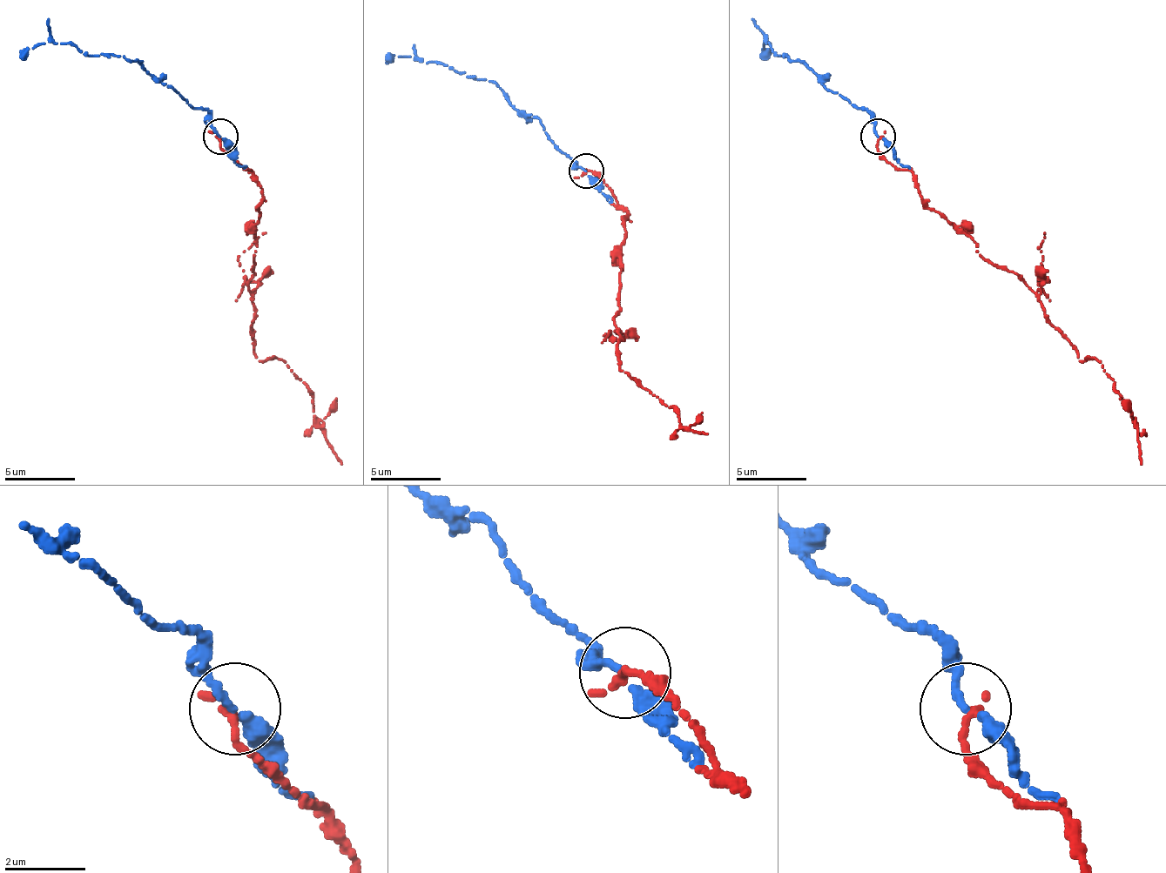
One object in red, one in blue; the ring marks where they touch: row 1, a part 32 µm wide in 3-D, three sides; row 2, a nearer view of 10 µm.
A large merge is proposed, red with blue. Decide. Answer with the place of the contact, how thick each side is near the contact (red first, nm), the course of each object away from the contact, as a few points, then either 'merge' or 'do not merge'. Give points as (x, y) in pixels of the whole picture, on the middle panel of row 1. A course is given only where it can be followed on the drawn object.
(586, 171) | 240/220 nm | red via (585, 173), (589, 170), (627, 211), (613, 317), (620, 338), (616, 363), (673, 408), (687, 429), (708, 433) | blue via (585, 170), (561, 149), (542, 124), (487, 78), (455, 71), (434, 61), (402, 57), (395, 54), (385, 64) | merge

